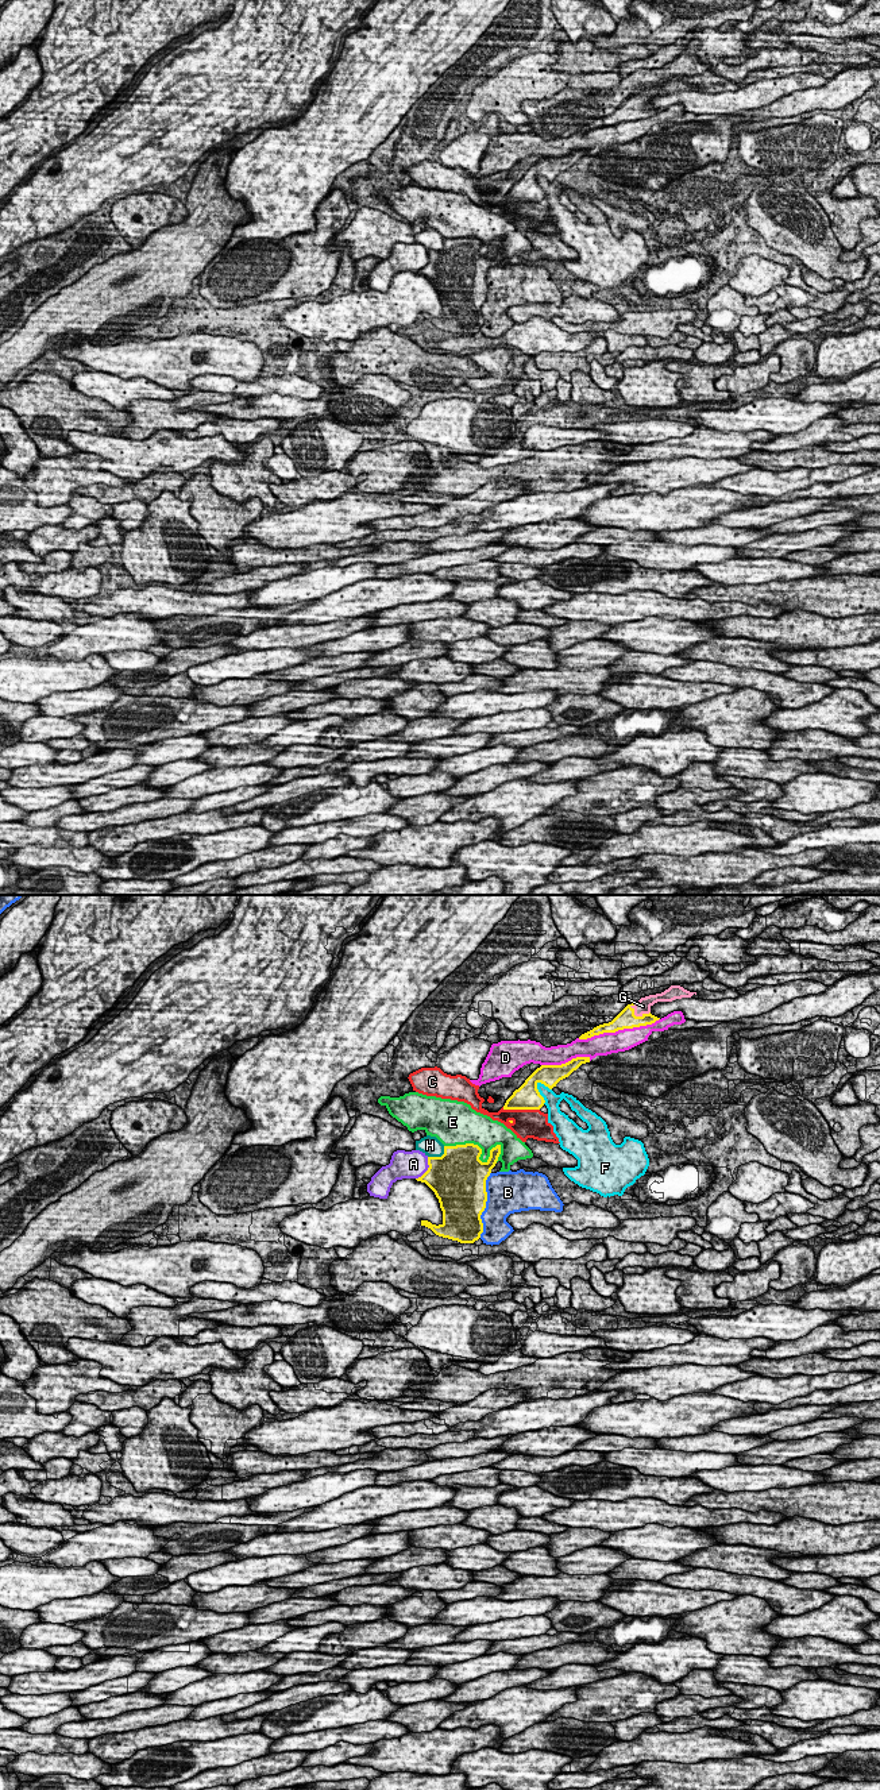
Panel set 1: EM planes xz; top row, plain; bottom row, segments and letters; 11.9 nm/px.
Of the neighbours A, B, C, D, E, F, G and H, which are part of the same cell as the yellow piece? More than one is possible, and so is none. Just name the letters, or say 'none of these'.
G

